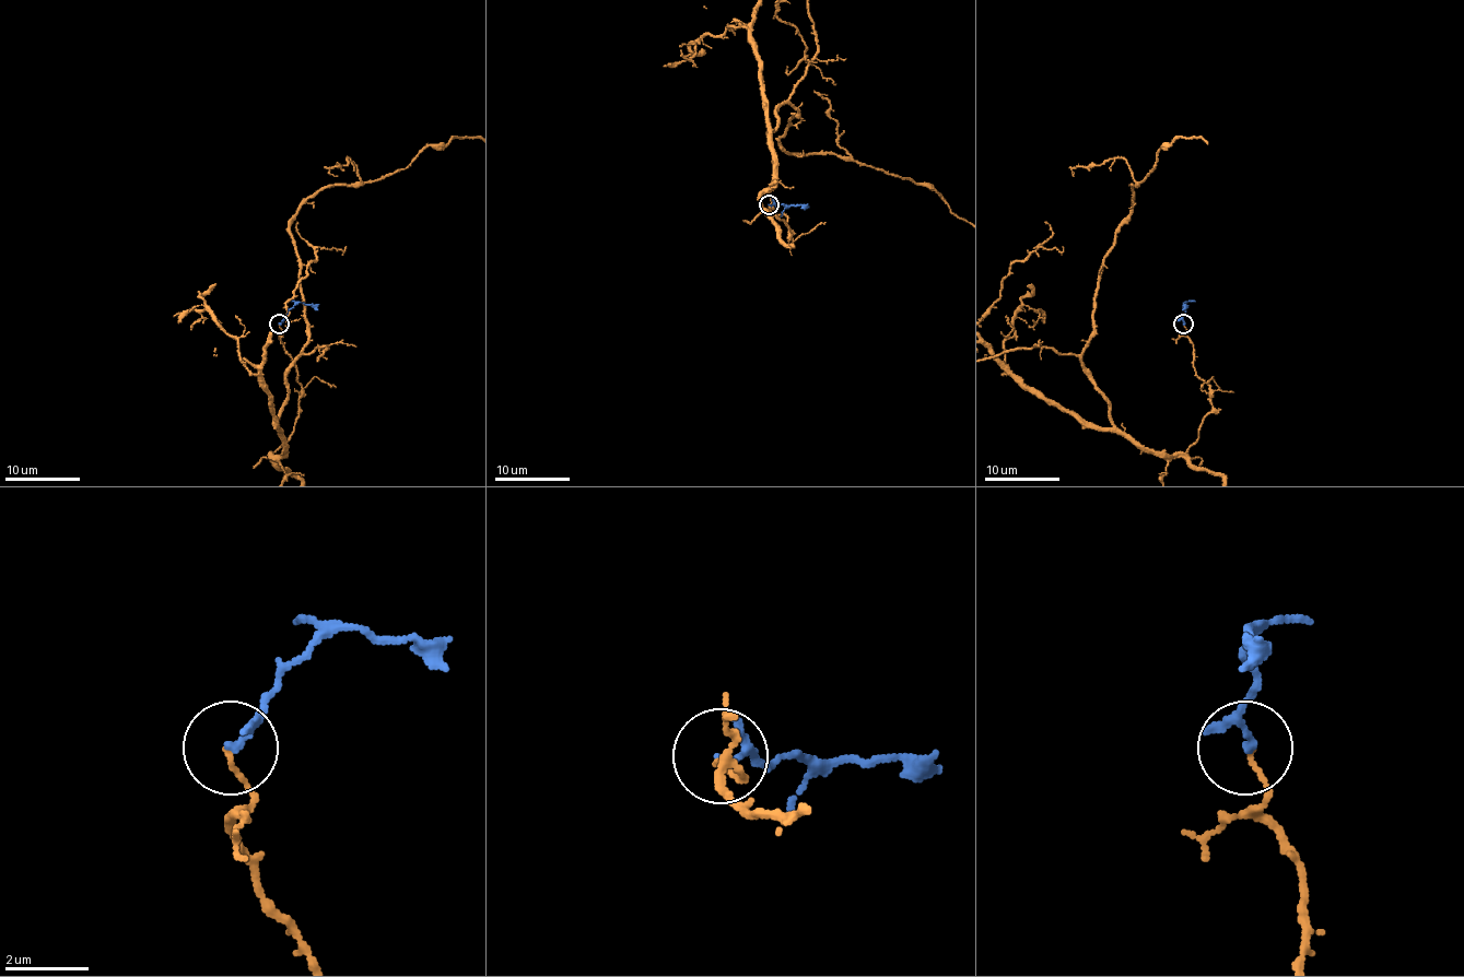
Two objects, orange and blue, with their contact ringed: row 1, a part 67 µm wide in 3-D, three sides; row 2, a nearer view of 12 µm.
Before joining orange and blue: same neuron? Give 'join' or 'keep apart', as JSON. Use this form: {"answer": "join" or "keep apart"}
{"answer": "keep apart"}

